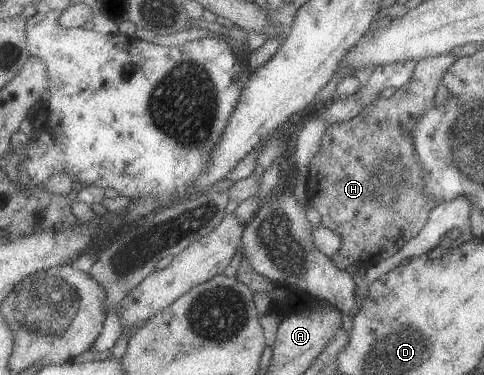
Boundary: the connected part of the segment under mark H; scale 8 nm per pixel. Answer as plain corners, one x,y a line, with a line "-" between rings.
452,53
421,59
415,65
410,79
403,86
396,89
394,95
390,96
389,99
383,99
379,96
372,100
368,106
362,107
359,114
354,116
350,121
342,122
338,125
330,125
325,129
320,149
316,154
316,172
314,172
314,166
312,166
312,164
308,166
308,178
306,178
306,182
308,182
307,204
311,204
316,213
320,216
320,226
325,227
327,230
334,232
337,236
340,236
340,249
337,251
337,254
334,254
334,257
330,258
331,262
339,270
344,271
350,264
363,269
368,265
374,265
382,260
385,260
386,258
389,258
392,254
394,254
394,252
397,252
406,242
408,242
408,240
411,240
414,236
416,236
416,234
418,234
418,232
424,227
432,208
435,208
436,203
434,203
428,196
422,195
422,174
419,170
417,161
413,158
414,146
411,142
411,135
409,133
411,127
417,122
417,117
423,111
434,105
437,85
441,82
446,70
456,60
457,57

